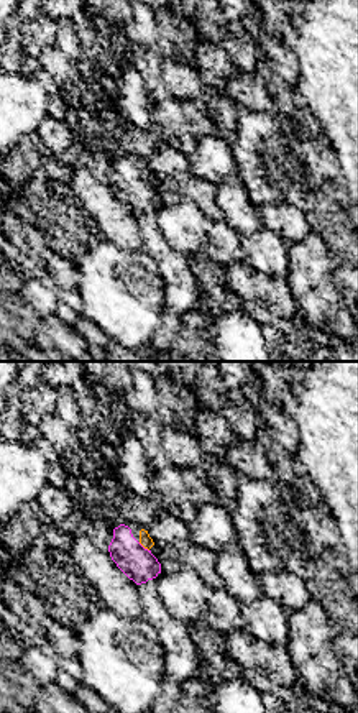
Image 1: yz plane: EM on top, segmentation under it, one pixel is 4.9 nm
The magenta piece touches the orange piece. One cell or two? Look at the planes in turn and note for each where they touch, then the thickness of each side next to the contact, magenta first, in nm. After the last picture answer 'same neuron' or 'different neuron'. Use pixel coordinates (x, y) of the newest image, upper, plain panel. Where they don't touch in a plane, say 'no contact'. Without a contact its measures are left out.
meets magenta at (142, 178); 170 nm thick on the magenta side, 60 nm on the other

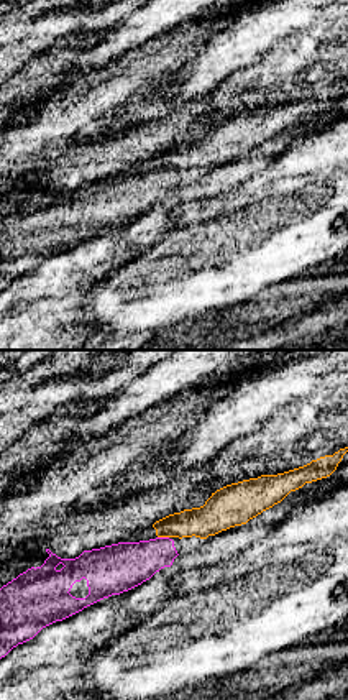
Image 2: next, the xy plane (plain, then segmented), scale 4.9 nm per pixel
meets magenta at (163, 170); 240 nm thick on the magenta side, 160 nm on the other

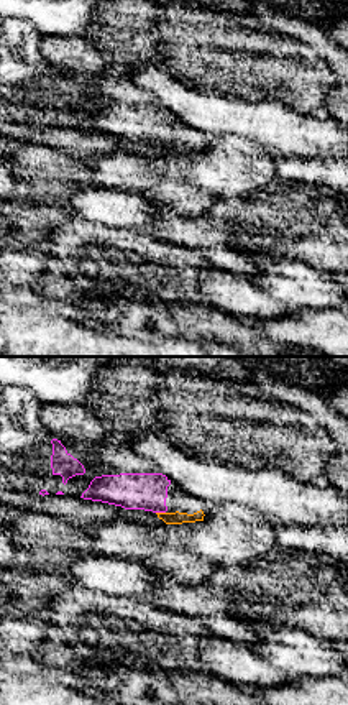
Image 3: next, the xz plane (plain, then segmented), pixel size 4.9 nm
meets magenta at (161, 143); 180 nm thick on the magenta side, 60 nm on the other

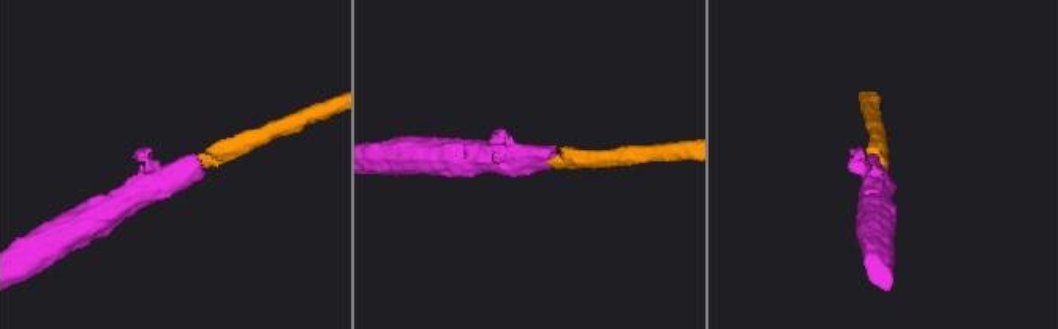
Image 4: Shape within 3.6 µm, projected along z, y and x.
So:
same neuron

